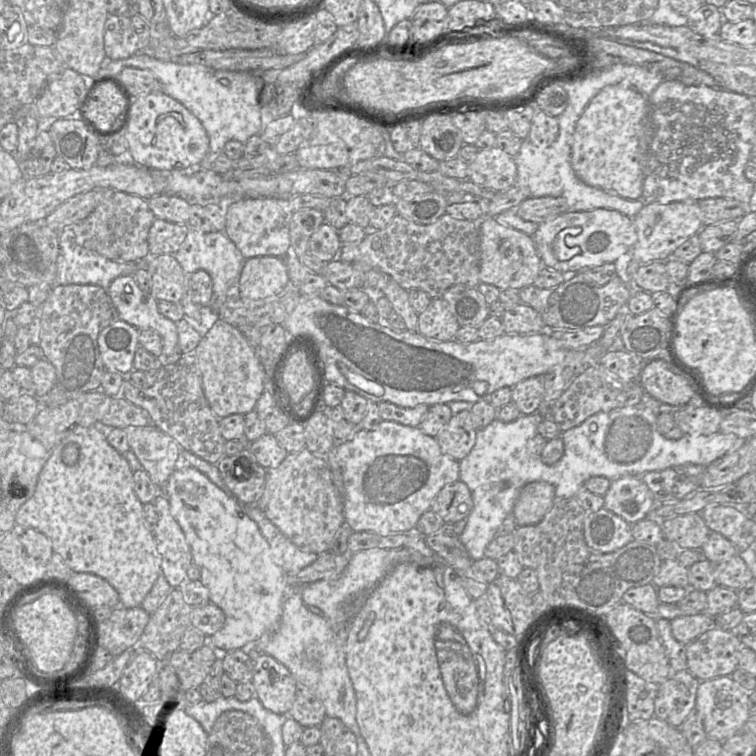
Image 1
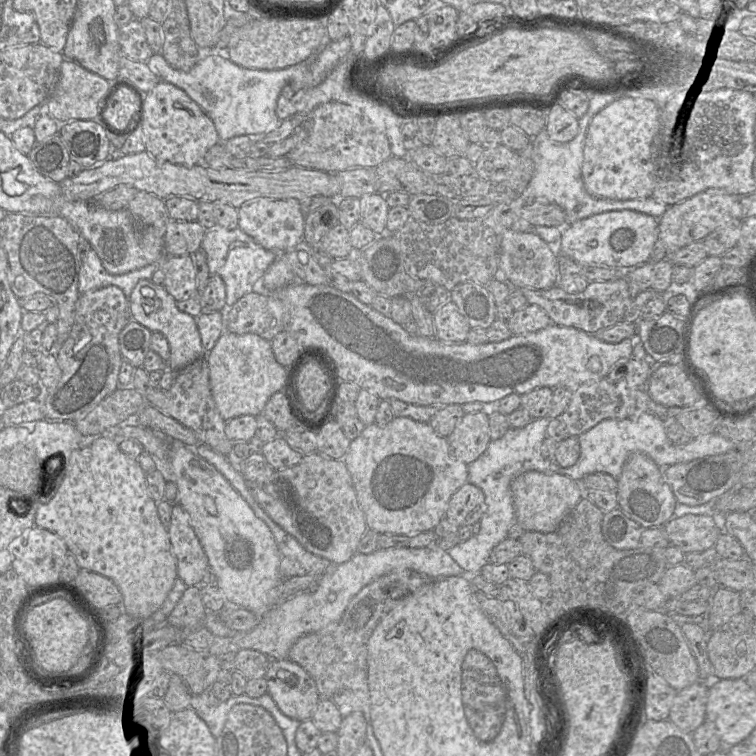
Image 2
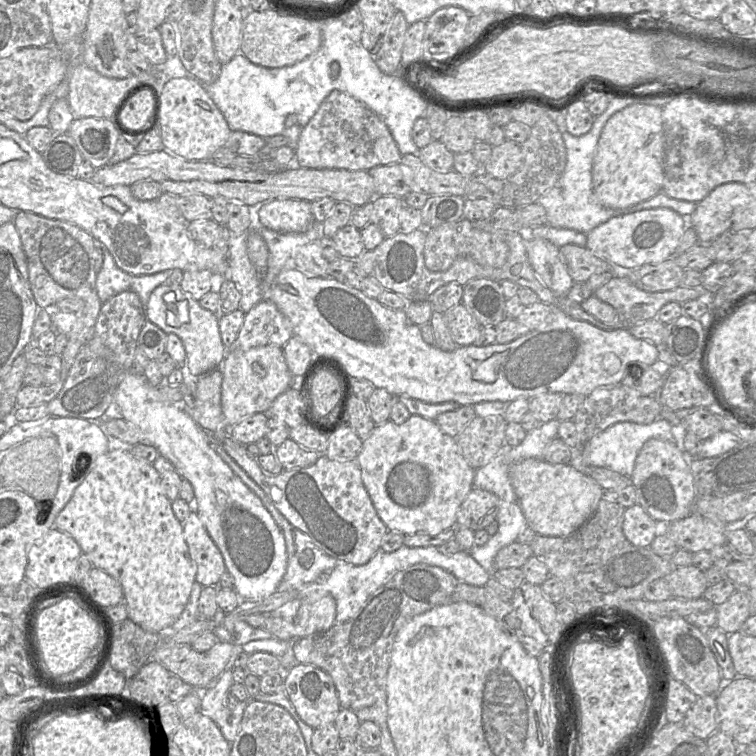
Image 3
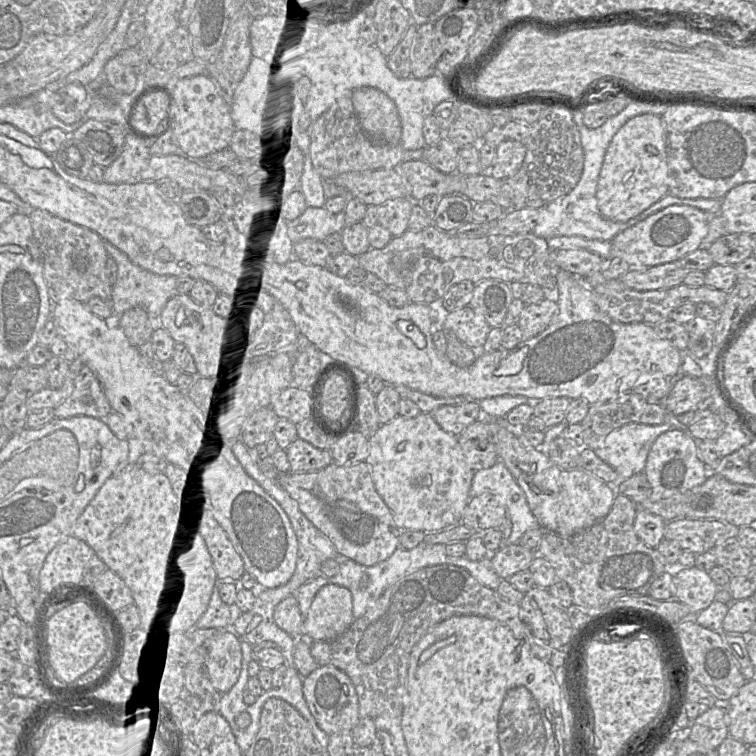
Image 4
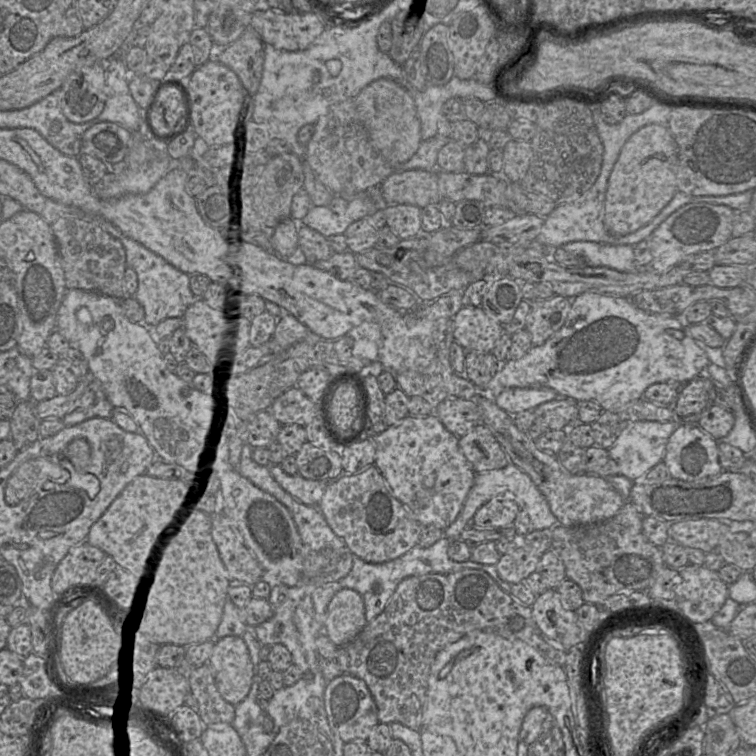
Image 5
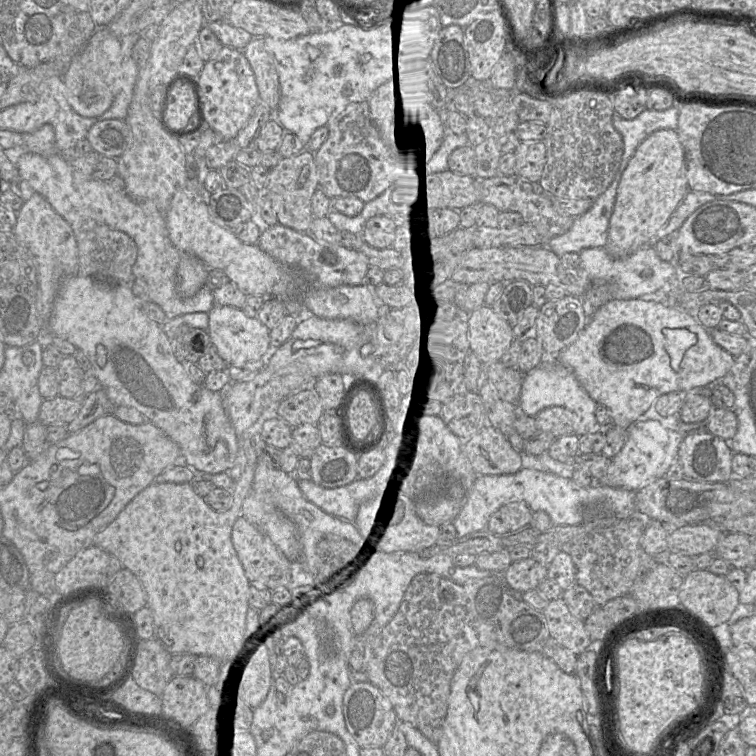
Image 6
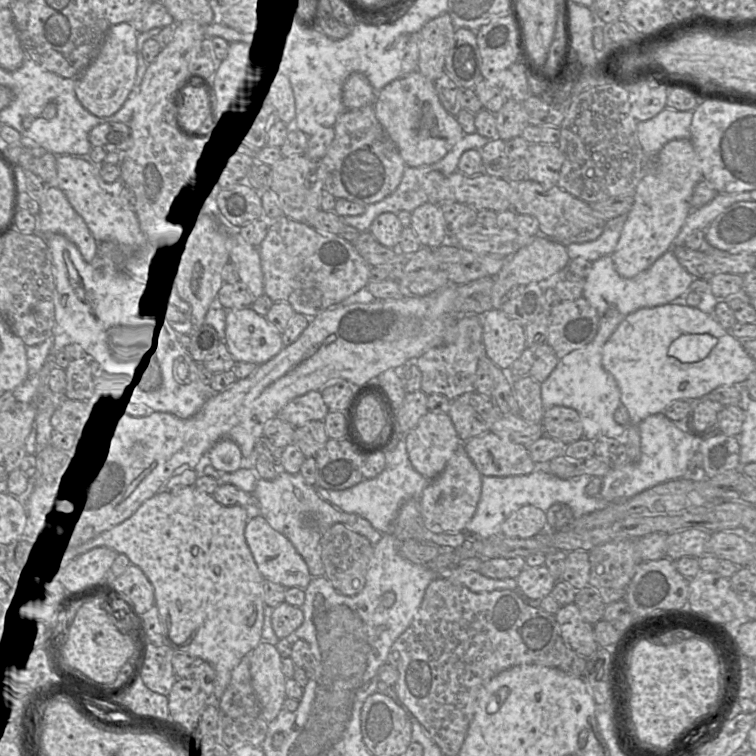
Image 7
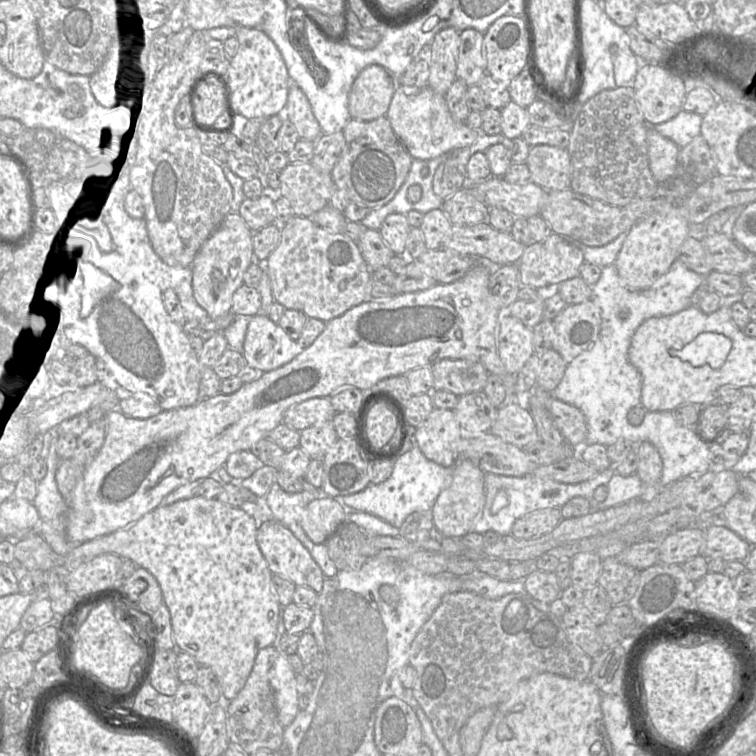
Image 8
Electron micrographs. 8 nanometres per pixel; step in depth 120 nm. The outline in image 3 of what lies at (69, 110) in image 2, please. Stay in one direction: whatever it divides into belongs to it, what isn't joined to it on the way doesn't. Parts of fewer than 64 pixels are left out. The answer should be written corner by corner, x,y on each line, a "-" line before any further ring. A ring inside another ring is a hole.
80,62
72,66
69,72
69,91
66,99
74,119
90,116
111,119
116,117
119,107
125,98
137,86
146,82
150,81
141,81
134,75
124,79
110,78

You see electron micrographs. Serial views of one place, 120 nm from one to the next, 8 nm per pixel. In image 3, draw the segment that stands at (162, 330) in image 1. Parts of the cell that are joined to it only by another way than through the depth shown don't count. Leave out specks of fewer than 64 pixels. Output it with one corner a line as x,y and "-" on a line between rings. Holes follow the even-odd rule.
163,284
154,289
145,306
145,312
147,321
182,340
186,351
186,372
200,376
221,366
228,349
223,344
219,331
219,315
201,307
199,301
183,291
179,285

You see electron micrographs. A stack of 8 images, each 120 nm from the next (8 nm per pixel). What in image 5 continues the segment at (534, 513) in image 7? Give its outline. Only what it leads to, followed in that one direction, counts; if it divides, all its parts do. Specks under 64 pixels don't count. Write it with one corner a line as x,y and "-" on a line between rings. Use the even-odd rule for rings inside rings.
494,497
476,511
472,526
480,529
511,529
518,512
519,507
511,498

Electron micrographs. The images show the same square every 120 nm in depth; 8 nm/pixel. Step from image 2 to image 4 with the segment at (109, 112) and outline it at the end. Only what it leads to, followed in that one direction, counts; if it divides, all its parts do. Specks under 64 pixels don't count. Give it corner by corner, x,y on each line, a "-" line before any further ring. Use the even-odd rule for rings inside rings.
160,90
145,96
136,107
133,123
138,129
156,133
166,129
171,114
171,99
167,92

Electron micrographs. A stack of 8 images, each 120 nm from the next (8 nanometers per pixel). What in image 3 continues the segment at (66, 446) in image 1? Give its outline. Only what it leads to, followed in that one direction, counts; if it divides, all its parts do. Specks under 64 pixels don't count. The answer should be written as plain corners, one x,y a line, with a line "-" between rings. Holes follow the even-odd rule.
111,448
88,471
71,499
58,514
54,528
74,538
94,568
115,578
123,589
128,618
146,631
161,633
183,613
196,582
197,566
192,560
171,501
161,487
161,475
152,464
133,456
129,450

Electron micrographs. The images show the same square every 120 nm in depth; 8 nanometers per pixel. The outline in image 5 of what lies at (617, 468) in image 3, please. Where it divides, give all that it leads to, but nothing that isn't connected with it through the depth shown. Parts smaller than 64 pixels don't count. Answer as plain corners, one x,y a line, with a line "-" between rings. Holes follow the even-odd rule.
635,421
626,426
608,449
608,454
615,462
619,474
604,478
625,500
628,500
630,496
633,481
639,480
652,467
662,462
667,441
678,426
680,425
674,421

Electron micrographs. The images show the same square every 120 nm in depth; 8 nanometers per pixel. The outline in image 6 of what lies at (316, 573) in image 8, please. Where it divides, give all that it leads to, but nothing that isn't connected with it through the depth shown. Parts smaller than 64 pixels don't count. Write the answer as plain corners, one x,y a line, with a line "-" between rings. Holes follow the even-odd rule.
242,515
237,518
232,527
231,539
245,575
251,584
261,585
268,589
290,585
292,562
285,557
267,535

